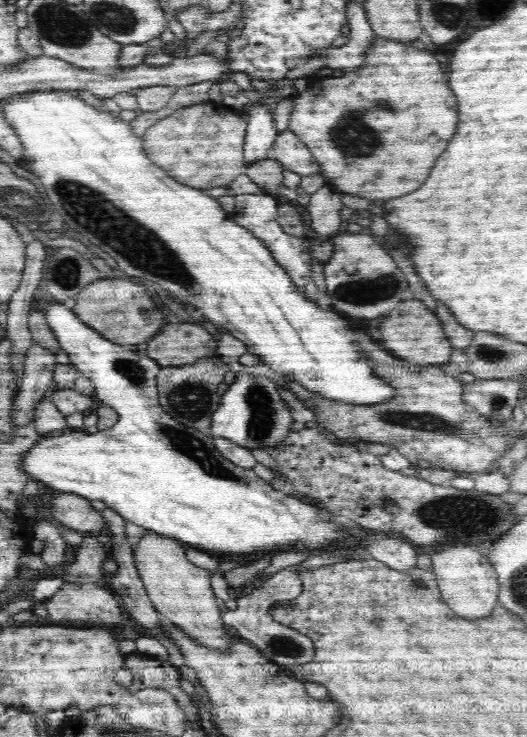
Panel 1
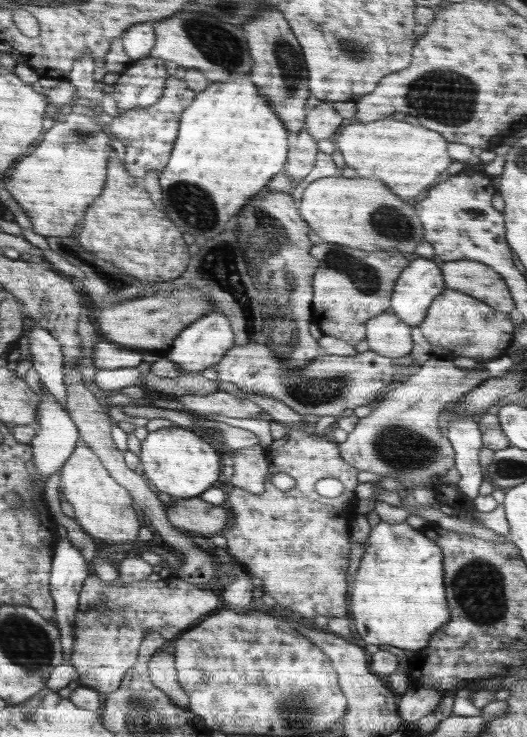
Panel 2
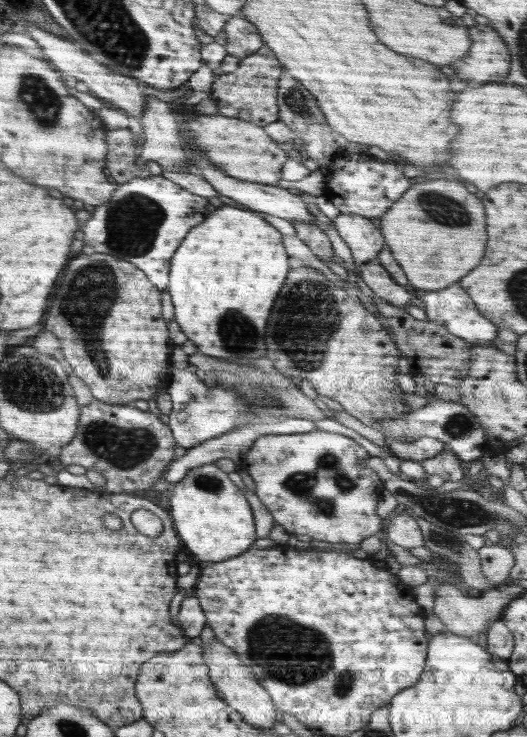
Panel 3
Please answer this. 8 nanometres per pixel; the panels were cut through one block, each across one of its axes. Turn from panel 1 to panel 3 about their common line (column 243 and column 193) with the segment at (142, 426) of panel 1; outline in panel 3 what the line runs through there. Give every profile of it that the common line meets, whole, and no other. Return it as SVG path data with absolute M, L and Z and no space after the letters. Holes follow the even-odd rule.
M206 463L188 470L184 479L176 483L172 491L172 498L170 498L172 520L179 540L186 544L186 548L192 552L196 561L210 563L222 562L254 547L257 539L252 526L255 526L255 520L248 504L244 492L239 490L228 478L228 474L220 470L214 463Z

